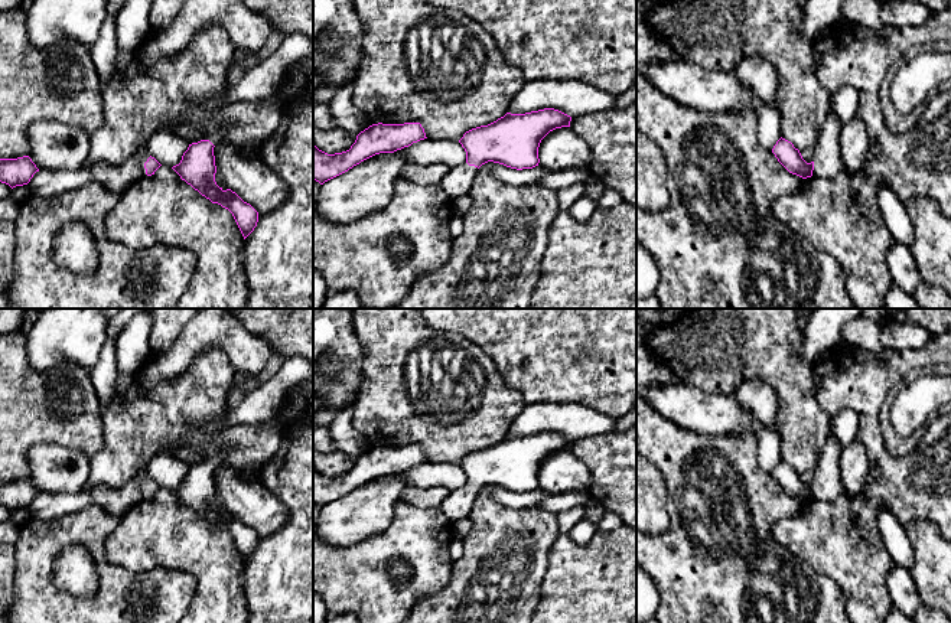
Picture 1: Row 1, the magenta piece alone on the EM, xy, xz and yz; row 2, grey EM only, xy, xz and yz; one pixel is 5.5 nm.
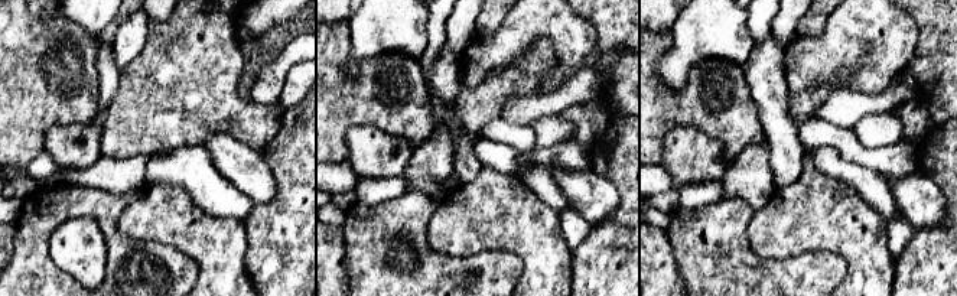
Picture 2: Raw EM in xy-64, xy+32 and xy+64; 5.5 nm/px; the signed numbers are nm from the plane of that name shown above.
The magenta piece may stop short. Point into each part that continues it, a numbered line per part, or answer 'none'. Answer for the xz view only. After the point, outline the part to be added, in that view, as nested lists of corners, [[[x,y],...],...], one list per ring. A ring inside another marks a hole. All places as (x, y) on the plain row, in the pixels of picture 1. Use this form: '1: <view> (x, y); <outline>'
1: xz (456, 506); [[[466,485],[460,489],[449,492],[442,502],[440,509],[450,523],[462,521],[469,516],[478,490],[469,489]]]

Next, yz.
1: yz (827, 482); [[[830,431],[818,459],[817,467],[812,470],[814,493],[812,499],[831,502],[846,490],[840,470],[840,454],[843,444]]]

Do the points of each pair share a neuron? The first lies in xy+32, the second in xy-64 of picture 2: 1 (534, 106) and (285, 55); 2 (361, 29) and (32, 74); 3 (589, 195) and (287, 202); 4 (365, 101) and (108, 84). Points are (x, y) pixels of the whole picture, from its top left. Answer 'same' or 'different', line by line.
1: same
2: different
3: different
4: different

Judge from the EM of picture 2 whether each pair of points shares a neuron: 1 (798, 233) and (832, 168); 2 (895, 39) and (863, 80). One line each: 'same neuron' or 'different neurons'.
1: different neurons
2: same neuron

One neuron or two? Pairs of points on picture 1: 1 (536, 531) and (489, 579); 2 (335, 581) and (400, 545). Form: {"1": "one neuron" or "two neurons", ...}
{"1": "one neuron", "2": "one neuron"}

